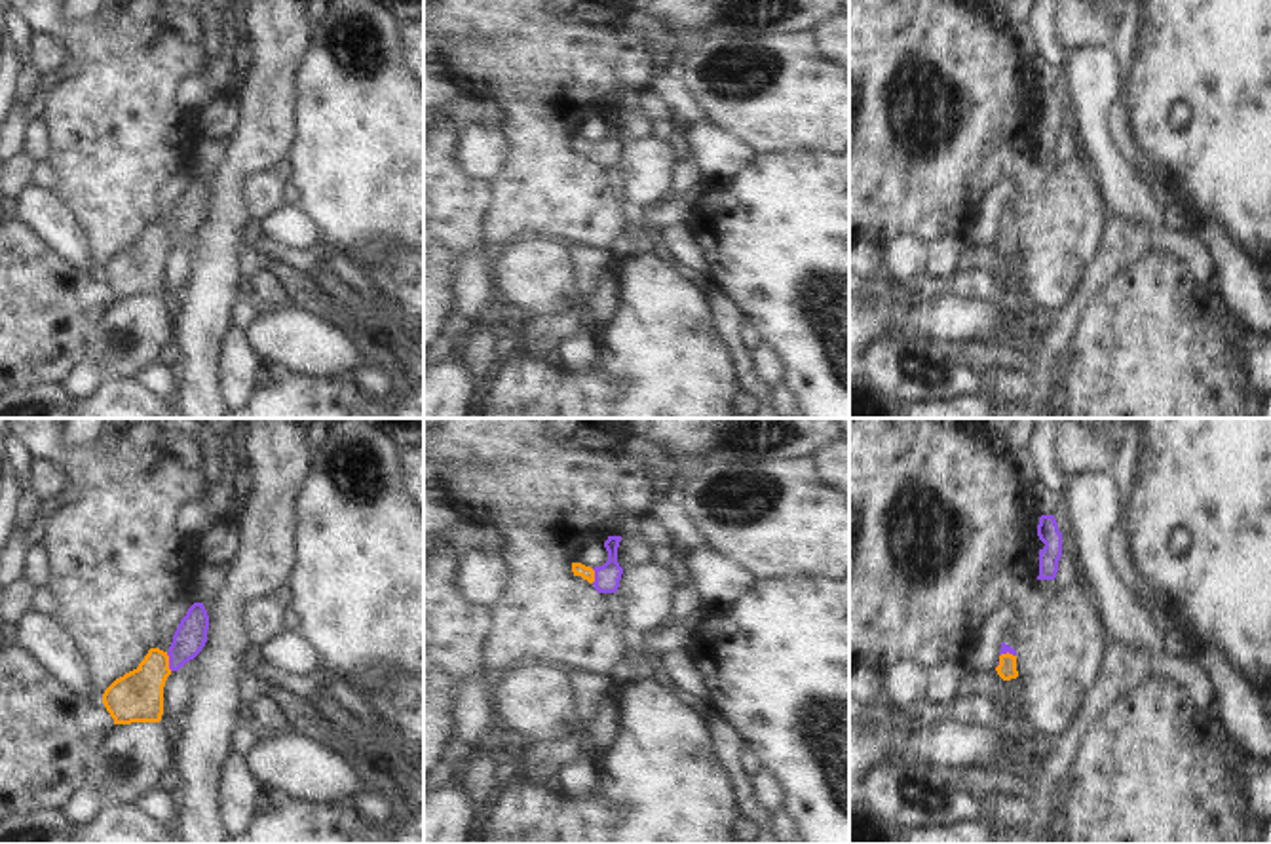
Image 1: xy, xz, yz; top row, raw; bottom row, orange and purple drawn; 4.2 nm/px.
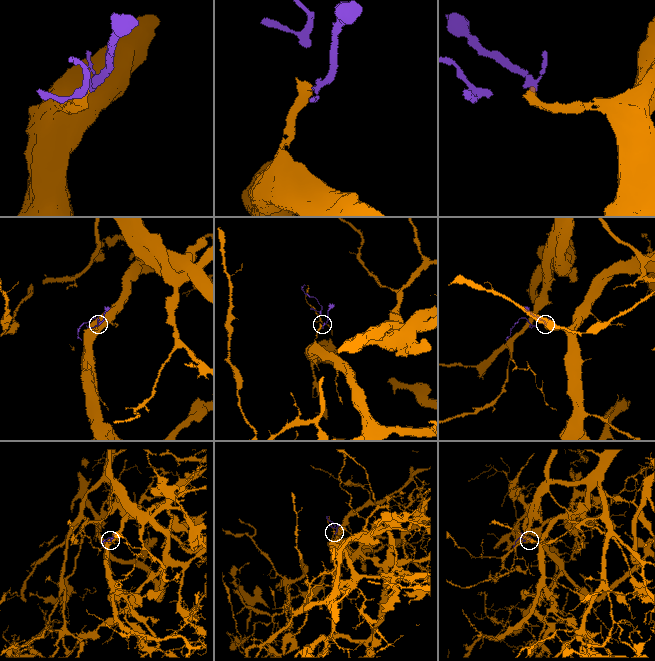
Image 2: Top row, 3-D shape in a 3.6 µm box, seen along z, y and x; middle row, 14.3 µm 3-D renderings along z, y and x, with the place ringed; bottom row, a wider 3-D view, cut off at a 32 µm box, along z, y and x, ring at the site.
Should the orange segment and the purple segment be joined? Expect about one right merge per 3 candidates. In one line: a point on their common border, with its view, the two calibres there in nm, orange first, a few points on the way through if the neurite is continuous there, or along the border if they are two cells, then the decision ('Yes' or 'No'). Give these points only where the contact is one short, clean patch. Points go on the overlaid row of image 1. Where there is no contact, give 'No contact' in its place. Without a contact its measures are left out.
Touches orange at xy (168, 662). Thickness 220 nm (orange) against 140 nm. Path across: xy (137, 696), (168, 662), (190, 635). Yes

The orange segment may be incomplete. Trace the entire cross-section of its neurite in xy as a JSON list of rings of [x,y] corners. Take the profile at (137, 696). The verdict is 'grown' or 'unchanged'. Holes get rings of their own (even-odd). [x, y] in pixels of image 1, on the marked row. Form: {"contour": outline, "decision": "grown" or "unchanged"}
{"contour": [[[194,603],[180,620],[167,652],[150,648],[137,669],[104,690],[103,703],[114,724],[161,720],[165,681],[201,652],[207,629],[207,610],[203,603]]], "decision": "grown"}

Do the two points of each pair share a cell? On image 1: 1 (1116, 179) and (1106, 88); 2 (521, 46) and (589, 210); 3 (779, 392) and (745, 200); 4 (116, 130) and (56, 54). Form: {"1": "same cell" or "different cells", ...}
{"1": "same cell", "2": "same cell", "3": "different cells", "4": "different cells"}

